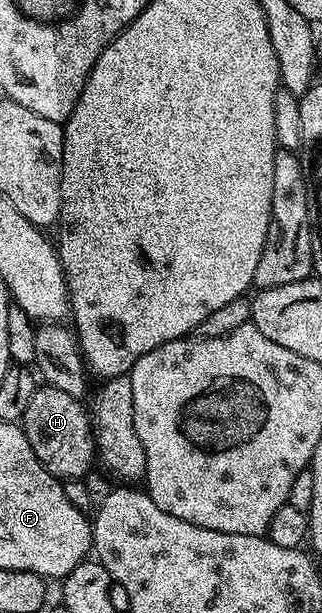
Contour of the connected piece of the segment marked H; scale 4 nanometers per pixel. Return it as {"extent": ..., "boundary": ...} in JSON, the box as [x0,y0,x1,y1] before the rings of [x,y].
{"extent":[21,384,97,479],"boundary":[[[44,384],[36,388],[29,407],[21,422],[23,434],[33,447],[33,455],[47,468],[54,477],[60,479],[83,479],[88,475],[91,464],[97,461],[95,436],[91,433],[91,418],[84,402],[73,395],[67,395],[56,387]]]}

